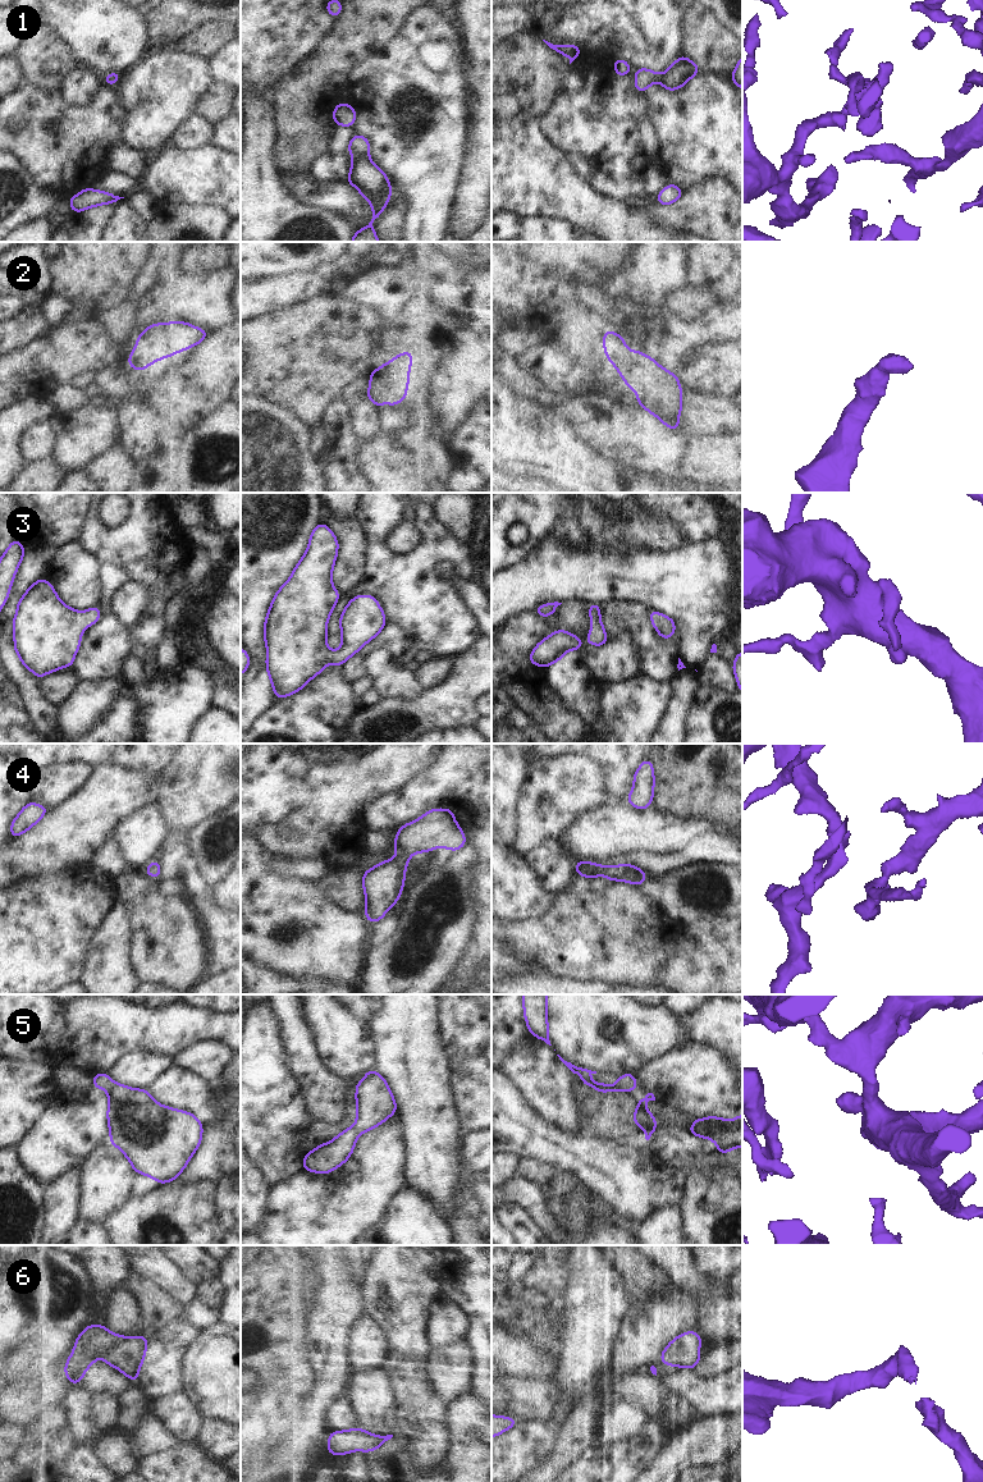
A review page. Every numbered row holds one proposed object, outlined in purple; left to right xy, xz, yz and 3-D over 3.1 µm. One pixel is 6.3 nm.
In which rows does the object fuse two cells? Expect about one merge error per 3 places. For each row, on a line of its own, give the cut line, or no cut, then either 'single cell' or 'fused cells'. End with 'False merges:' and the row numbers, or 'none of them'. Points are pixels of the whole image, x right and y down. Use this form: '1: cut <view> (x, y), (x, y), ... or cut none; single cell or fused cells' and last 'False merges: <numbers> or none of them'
1: cut none; single cell
2: cut none; single cell
3: cut none; single cell
4: cut none; single cell
5: cut none; single cell
6: cut none; single cell
False merges: none of them

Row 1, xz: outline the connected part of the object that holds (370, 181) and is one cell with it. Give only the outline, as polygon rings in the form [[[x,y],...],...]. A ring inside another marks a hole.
[[[355,134],[348,145],[348,152],[353,156],[351,173],[347,182],[371,203],[372,219],[356,232],[351,242],[380,242],[374,232],[372,223],[380,216],[392,196],[390,183],[384,171],[370,161],[370,143],[365,136]]]

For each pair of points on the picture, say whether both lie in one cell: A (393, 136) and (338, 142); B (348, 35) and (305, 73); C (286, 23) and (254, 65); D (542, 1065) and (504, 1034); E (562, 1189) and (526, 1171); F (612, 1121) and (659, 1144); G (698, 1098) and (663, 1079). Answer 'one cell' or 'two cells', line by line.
A: one cell
B: one cell
C: one cell
D: two cells
E: one cell
F: one cell
G: one cell

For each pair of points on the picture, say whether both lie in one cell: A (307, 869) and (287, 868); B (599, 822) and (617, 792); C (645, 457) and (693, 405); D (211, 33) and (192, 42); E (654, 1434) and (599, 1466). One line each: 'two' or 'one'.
A: one
B: two
C: two
D: one
E: one

